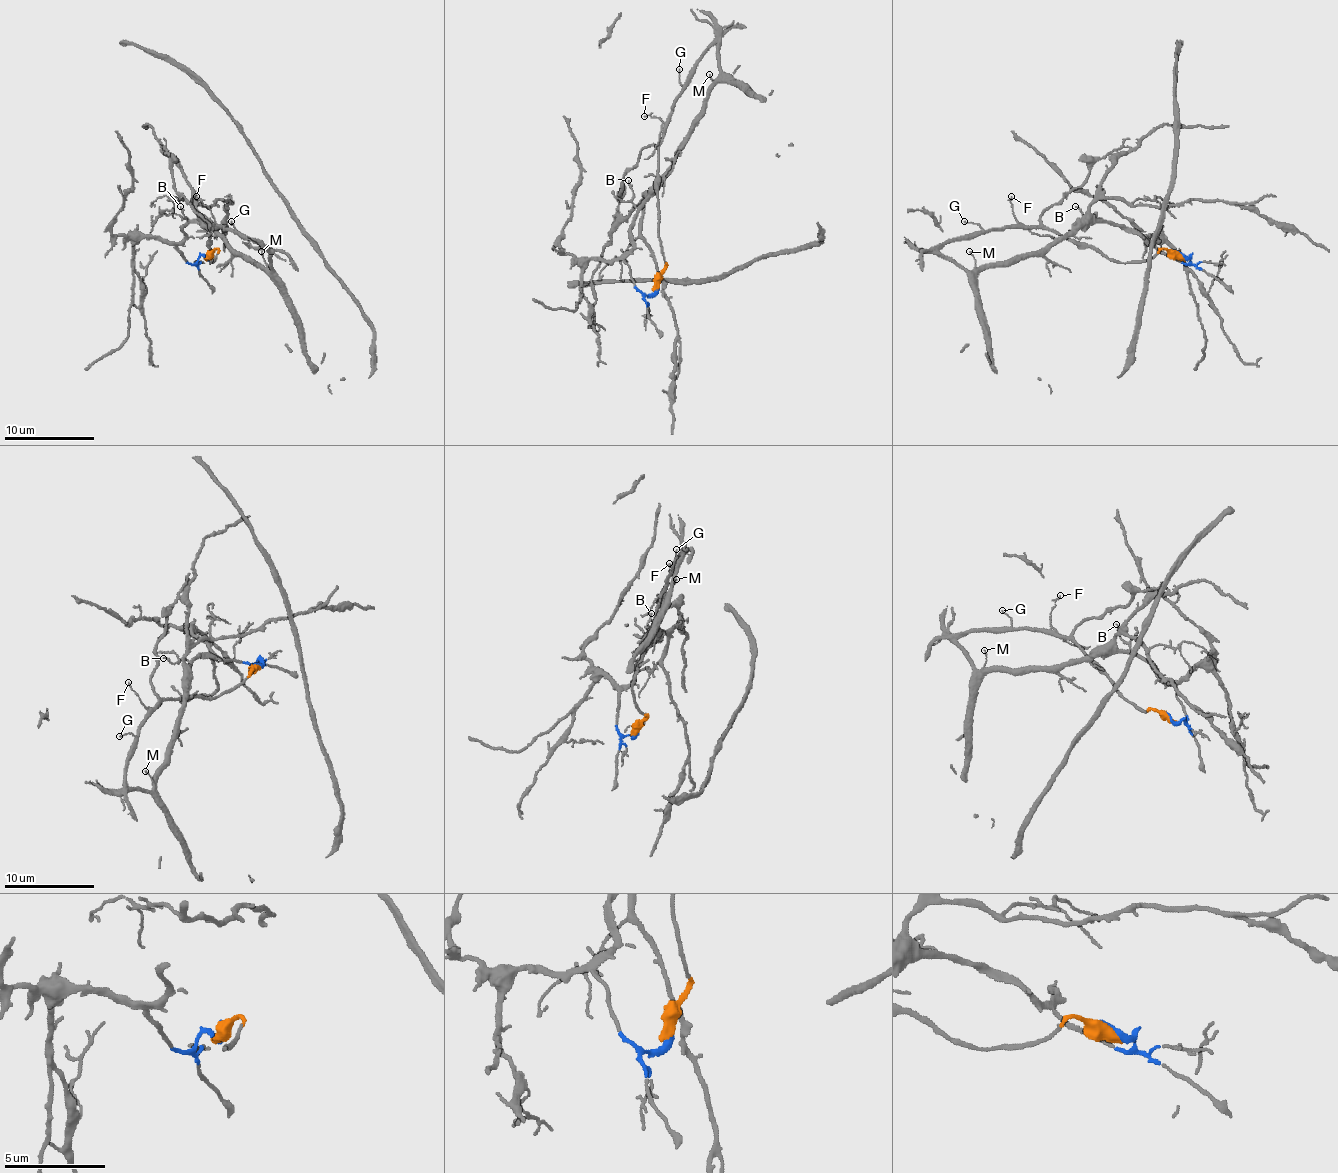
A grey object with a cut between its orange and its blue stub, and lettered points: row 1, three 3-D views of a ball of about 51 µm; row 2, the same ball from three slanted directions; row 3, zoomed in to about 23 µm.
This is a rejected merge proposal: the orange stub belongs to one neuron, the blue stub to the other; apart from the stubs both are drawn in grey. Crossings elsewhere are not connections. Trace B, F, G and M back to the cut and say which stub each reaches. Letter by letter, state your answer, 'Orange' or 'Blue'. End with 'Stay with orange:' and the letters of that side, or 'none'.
B: Blue
F: Orange
G: Orange
M: Blue
Stay with orange: F, G

